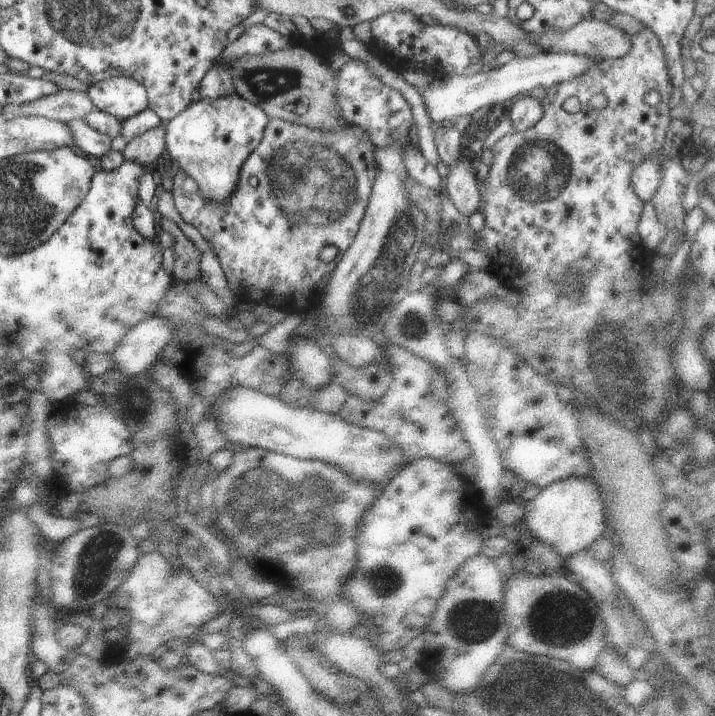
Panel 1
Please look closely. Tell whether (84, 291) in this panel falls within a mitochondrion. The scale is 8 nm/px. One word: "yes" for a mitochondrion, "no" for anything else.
yes

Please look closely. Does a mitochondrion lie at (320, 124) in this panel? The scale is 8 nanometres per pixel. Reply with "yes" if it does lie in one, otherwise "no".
yes

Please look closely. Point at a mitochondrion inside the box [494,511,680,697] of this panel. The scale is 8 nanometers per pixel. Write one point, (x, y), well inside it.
(559, 618)

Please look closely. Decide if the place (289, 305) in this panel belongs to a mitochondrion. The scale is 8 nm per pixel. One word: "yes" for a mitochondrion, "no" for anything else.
no

